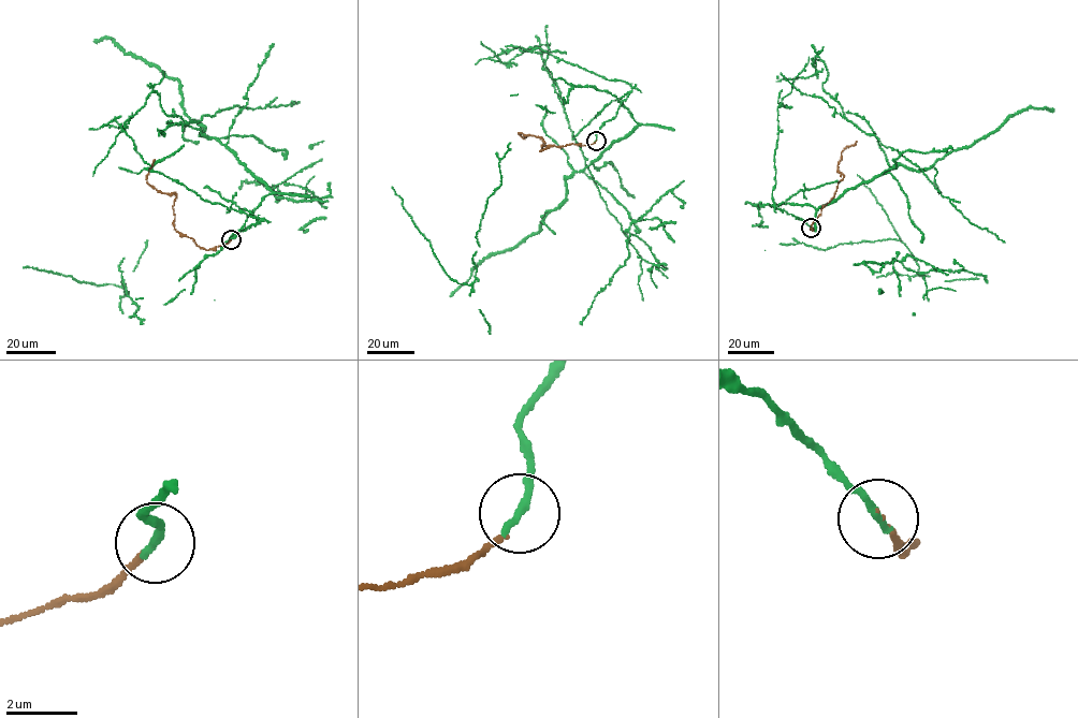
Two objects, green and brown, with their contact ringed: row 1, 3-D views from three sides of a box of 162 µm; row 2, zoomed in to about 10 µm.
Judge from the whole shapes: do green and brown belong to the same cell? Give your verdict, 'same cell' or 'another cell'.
another cell

